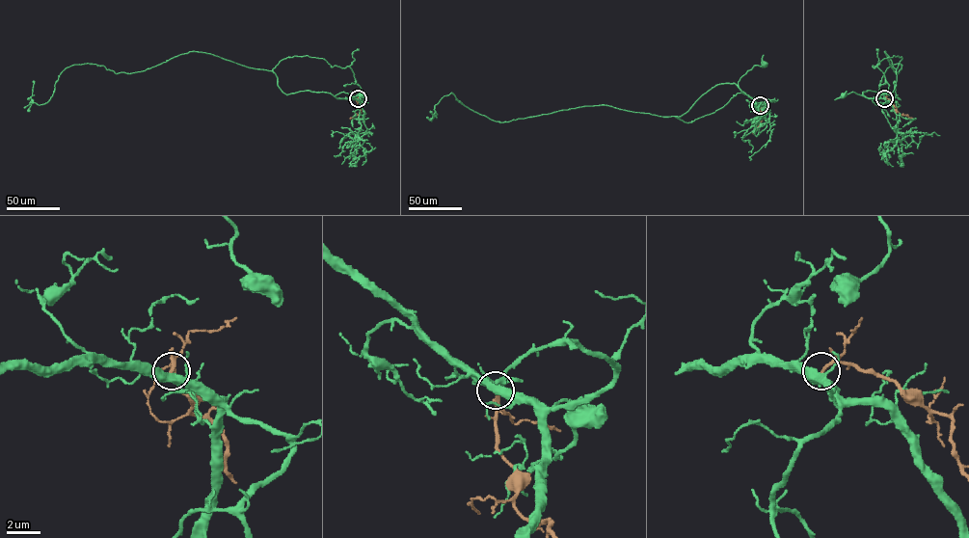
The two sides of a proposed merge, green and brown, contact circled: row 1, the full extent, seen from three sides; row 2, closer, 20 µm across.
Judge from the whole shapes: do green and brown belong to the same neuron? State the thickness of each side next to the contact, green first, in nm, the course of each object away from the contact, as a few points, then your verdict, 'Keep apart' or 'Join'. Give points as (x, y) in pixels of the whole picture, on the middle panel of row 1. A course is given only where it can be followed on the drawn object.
Thickness 360 nm (green) against 140 nm. Course of green: (760, 105), (740, 89), (738, 82), (755, 66), (765, 64). Course of brown: (760, 105), (765, 116), (752, 133). Keep apart

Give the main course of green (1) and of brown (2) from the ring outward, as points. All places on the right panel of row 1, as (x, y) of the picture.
1: (885, 99), (868, 98), (852, 92), (843, 96)
2: (885, 98), (892, 101), (900, 114), (913, 119)

